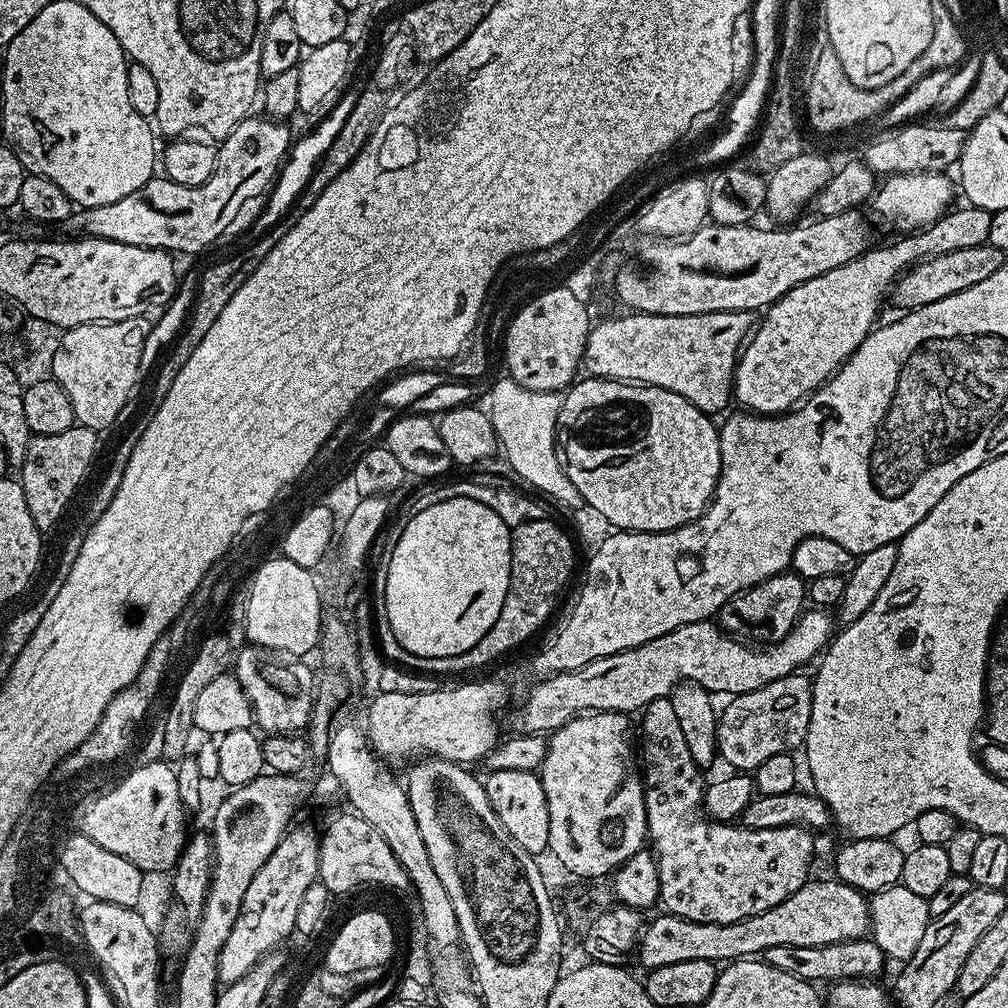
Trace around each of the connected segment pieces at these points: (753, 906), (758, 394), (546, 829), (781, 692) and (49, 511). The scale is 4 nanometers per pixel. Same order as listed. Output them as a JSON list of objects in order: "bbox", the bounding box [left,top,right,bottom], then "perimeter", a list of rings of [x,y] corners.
[{"bbox":[640,699,816,924],"perimeter":[[[671,699],[650,702],[642,709],[640,718],[647,839],[656,858],[659,903],[665,904],[671,915],[711,924],[742,922],[778,906],[778,902],[786,902],[790,894],[808,883],[808,867],[816,848],[809,829],[791,824],[774,830],[739,830],[733,836],[720,836],[721,825],[717,821],[696,820],[696,811],[699,813],[702,808],[706,780],[692,776],[697,765],[686,747]]]},{"bbox":[734,206,992,416],"perimeter":[[[971,206],[953,207],[926,228],[915,234],[904,234],[893,244],[873,246],[858,258],[846,262],[846,266],[838,266],[834,270],[826,270],[826,274],[818,274],[818,278],[810,278],[798,286],[794,286],[775,304],[769,304],[763,313],[764,321],[755,325],[749,335],[736,362],[736,378],[734,381],[734,400],[741,409],[755,412],[762,416],[775,416],[787,413],[808,399],[817,388],[828,381],[858,350],[858,346],[868,337],[877,323],[876,315],[880,312],[880,299],[889,295],[902,273],[914,264],[928,259],[929,256],[946,254],[954,250],[970,250],[970,246],[987,244],[990,234],[992,213]]]},{"bbox":[482,770,550,857],"perimeter":[[[498,770],[488,772],[482,783],[486,790],[486,798],[490,798],[490,806],[494,806],[494,814],[498,814],[498,822],[532,856],[539,857],[540,852],[549,851],[550,814],[546,806],[546,790],[542,790],[542,782],[536,772],[526,770]]]},{"bbox":[716,674,812,773],"perimeter":[[[804,674],[783,676],[758,690],[744,692],[740,696],[731,697],[725,708],[721,707],[716,722],[716,746],[721,761],[729,764],[729,769],[739,770],[741,773],[751,773],[766,758],[774,758],[774,754],[795,753],[801,747],[810,726],[810,710],[812,709],[812,681]]]},{"bbox":[18,426,97,533],"perimeter":[[[74,426],[70,430],[62,430],[62,434],[46,434],[33,436],[28,444],[24,463],[19,465],[18,479],[24,487],[26,506],[30,510],[30,518],[34,518],[34,526],[41,533],[48,531],[60,520],[60,515],[68,508],[72,495],[80,488],[92,459],[96,456],[97,429]]]}]

